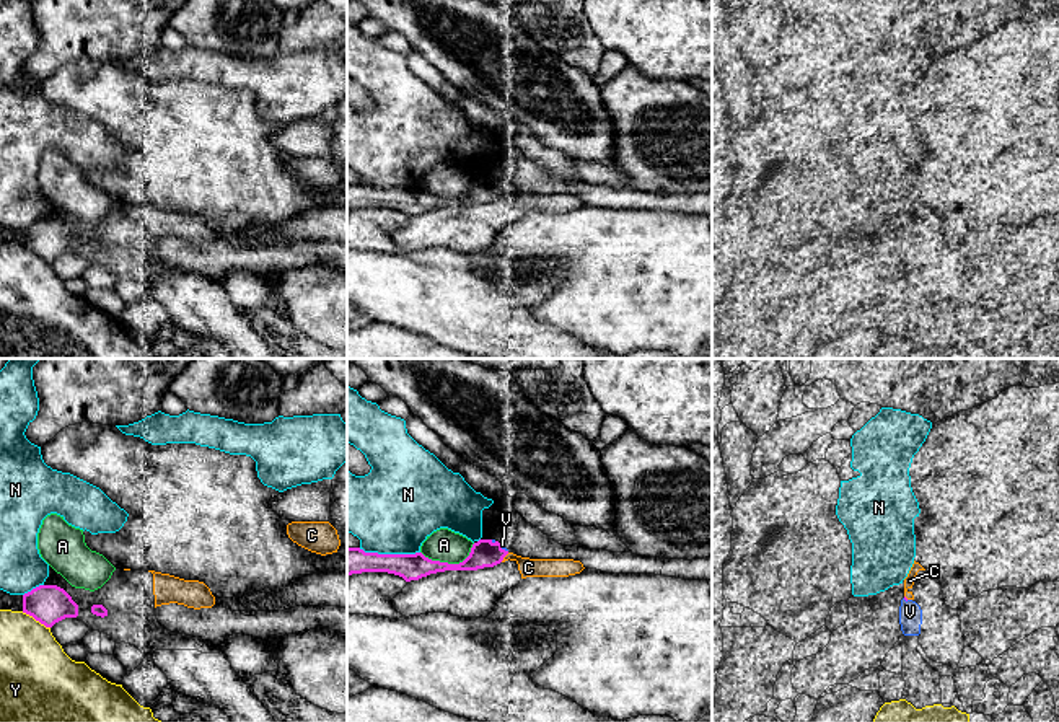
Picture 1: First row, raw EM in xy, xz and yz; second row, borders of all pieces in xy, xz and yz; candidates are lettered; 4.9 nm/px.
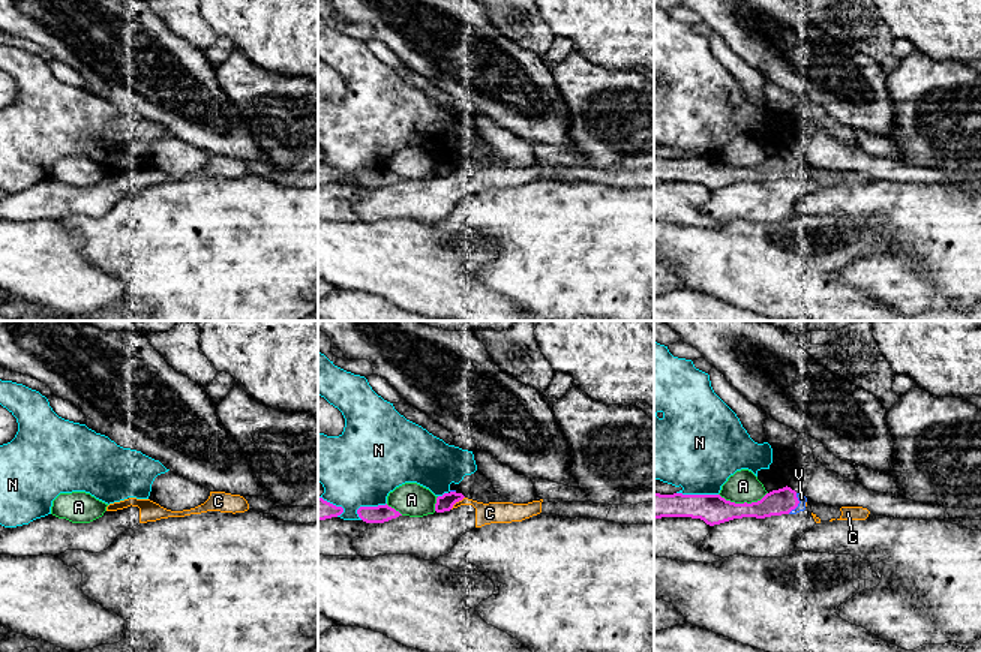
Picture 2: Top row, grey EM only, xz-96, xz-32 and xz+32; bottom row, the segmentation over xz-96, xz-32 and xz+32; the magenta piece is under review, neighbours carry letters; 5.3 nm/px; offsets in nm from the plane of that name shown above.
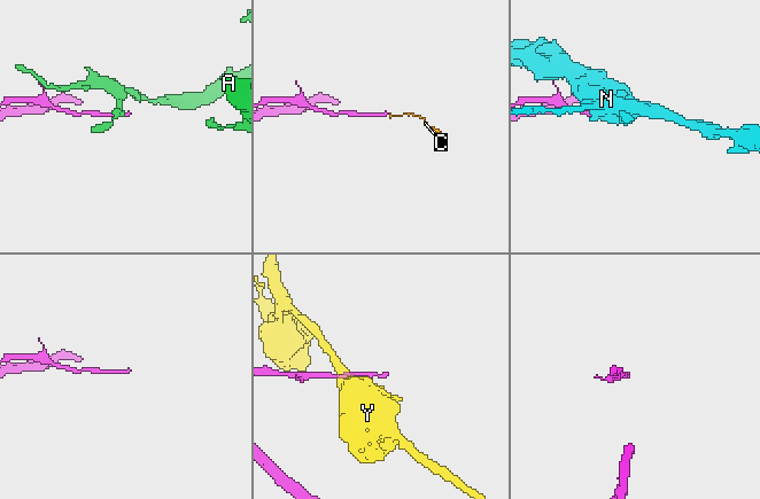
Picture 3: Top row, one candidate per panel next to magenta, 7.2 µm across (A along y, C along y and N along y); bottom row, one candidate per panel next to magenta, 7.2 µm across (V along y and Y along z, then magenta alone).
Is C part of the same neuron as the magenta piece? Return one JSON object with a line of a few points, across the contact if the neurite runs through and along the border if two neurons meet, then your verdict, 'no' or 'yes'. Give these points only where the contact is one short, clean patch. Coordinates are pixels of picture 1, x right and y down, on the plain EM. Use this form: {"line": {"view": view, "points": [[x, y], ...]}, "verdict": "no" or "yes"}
{"verdict": "no"}

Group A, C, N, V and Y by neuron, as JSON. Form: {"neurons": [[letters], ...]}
{"neurons": [["A"], ["C"], ["N"], ["V"], ["Y"]]}

